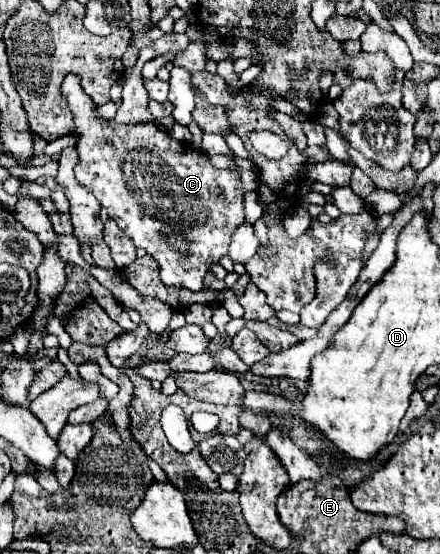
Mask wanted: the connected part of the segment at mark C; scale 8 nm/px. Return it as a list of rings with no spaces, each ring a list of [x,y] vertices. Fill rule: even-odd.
[[[68,74],[62,82],[62,96],[66,98],[70,112],[74,114],[74,132],[78,134],[78,154],[80,162],[74,168],[76,178],[82,186],[86,186],[98,202],[108,210],[110,218],[118,222],[118,226],[134,240],[136,246],[144,248],[158,264],[160,278],[168,286],[188,288],[192,292],[200,292],[204,288],[204,274],[208,270],[208,262],[218,262],[228,254],[228,246],[232,242],[232,234],[236,226],[244,222],[242,208],[242,180],[234,170],[218,170],[210,164],[210,158],[196,150],[192,144],[180,144],[168,132],[160,130],[154,122],[142,124],[116,124],[112,120],[104,120],[96,114],[92,98],[82,90],[80,78],[76,74]],[[168,236],[184,236],[190,240],[186,252],[176,252],[168,246]]]

